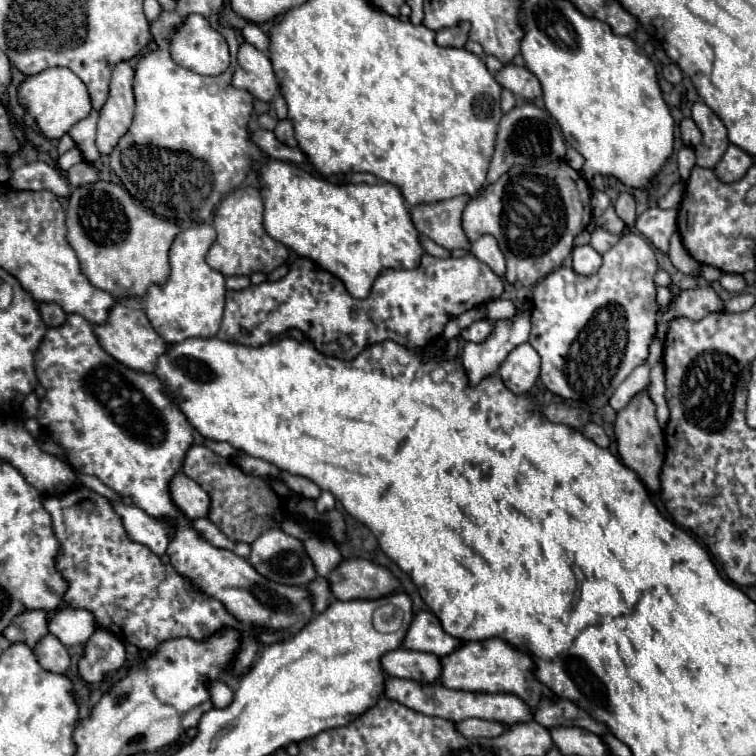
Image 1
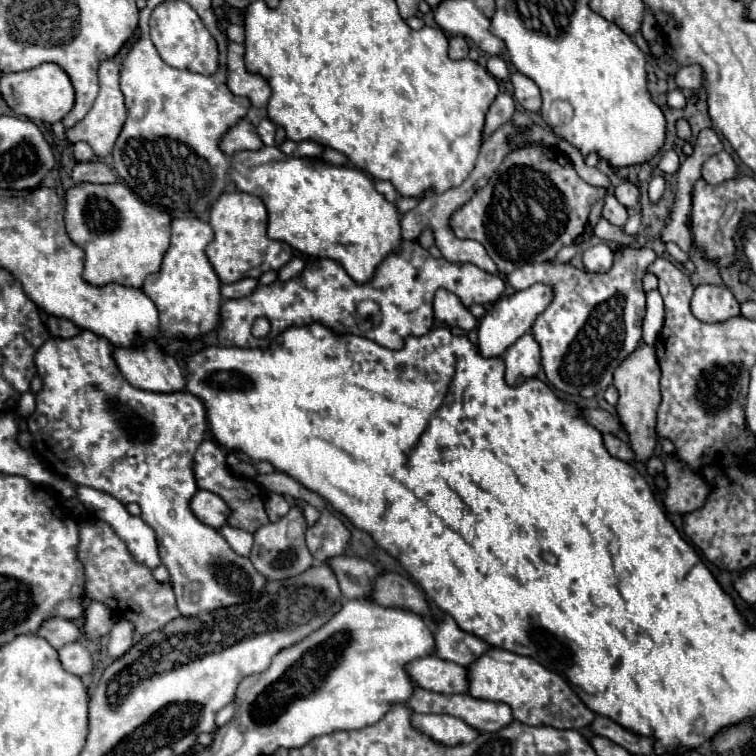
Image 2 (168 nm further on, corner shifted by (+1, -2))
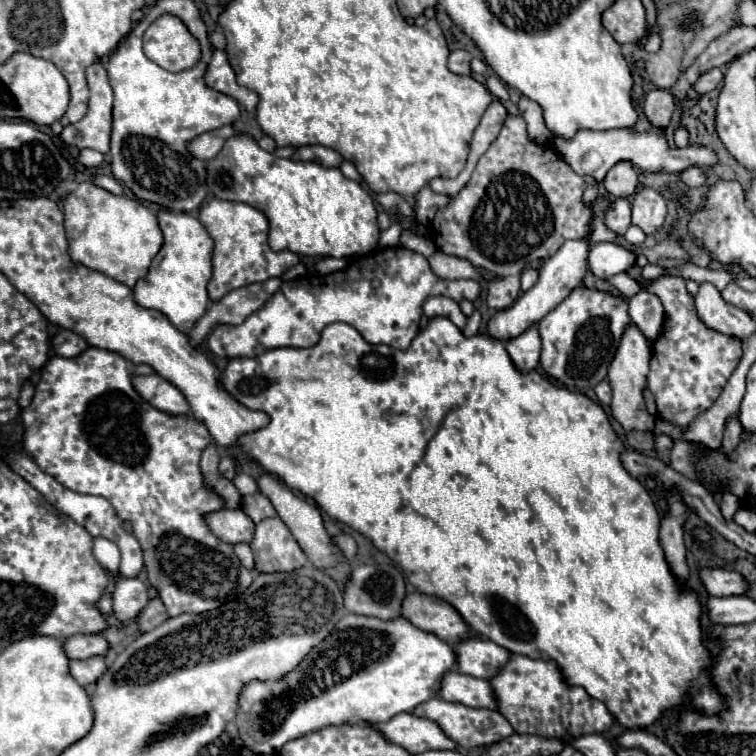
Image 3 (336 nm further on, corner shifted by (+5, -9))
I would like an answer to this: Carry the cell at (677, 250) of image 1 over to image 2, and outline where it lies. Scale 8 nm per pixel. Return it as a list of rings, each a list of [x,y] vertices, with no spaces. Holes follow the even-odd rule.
[[[699,285],[691,297],[691,313],[705,323],[719,323],[739,315],[739,301],[723,285]]]

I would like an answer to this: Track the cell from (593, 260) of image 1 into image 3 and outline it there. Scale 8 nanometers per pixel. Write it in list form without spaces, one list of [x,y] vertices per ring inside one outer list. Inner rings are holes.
[[[599,242],[593,244],[589,254],[589,268],[597,278],[609,278],[619,272],[627,272],[635,262],[635,254],[621,244]]]

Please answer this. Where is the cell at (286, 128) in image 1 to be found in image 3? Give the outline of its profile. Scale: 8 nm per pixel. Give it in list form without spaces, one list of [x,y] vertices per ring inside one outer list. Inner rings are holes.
[[[301,146],[293,158],[311,158],[321,166],[335,166],[335,168],[339,168],[339,164],[343,162],[343,156],[327,146]]]

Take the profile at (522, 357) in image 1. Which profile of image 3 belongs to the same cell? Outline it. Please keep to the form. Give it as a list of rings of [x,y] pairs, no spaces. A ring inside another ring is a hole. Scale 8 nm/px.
[[[529,326],[523,334],[509,338],[505,342],[505,346],[507,346],[511,360],[515,362],[515,366],[521,372],[529,372],[529,370],[535,370],[539,366],[541,338],[539,338],[539,332],[537,332],[537,326]]]

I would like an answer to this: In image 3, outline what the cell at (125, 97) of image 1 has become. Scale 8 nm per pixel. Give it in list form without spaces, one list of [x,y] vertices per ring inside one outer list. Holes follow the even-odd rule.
[[[95,62],[91,64],[87,70],[87,86],[89,86],[89,108],[87,108],[87,114],[71,124],[71,126],[65,126],[63,132],[61,132],[61,140],[69,146],[75,146],[79,150],[83,148],[91,148],[91,150],[97,150],[97,152],[103,152],[107,154],[109,152],[109,134],[111,134],[111,110],[113,110],[113,90],[107,82],[107,72],[103,68],[101,62]]]

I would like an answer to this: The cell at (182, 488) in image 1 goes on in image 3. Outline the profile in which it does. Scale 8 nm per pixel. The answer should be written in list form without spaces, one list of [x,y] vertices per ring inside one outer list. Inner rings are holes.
[[[219,510],[207,516],[213,534],[227,544],[249,544],[253,540],[255,524],[243,510]]]

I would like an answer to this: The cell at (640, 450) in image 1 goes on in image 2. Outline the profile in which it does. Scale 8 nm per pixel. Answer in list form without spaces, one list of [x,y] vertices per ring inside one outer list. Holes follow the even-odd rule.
[[[645,343],[635,351],[635,355],[629,355],[623,361],[623,367],[615,369],[615,387],[619,391],[619,401],[617,401],[617,417],[621,421],[621,427],[629,435],[629,445],[635,453],[635,461],[647,463],[647,459],[653,455],[653,449],[657,445],[657,433],[655,433],[655,423],[657,423],[657,409],[661,403],[659,395],[659,365],[655,357],[655,349],[647,347]]]

